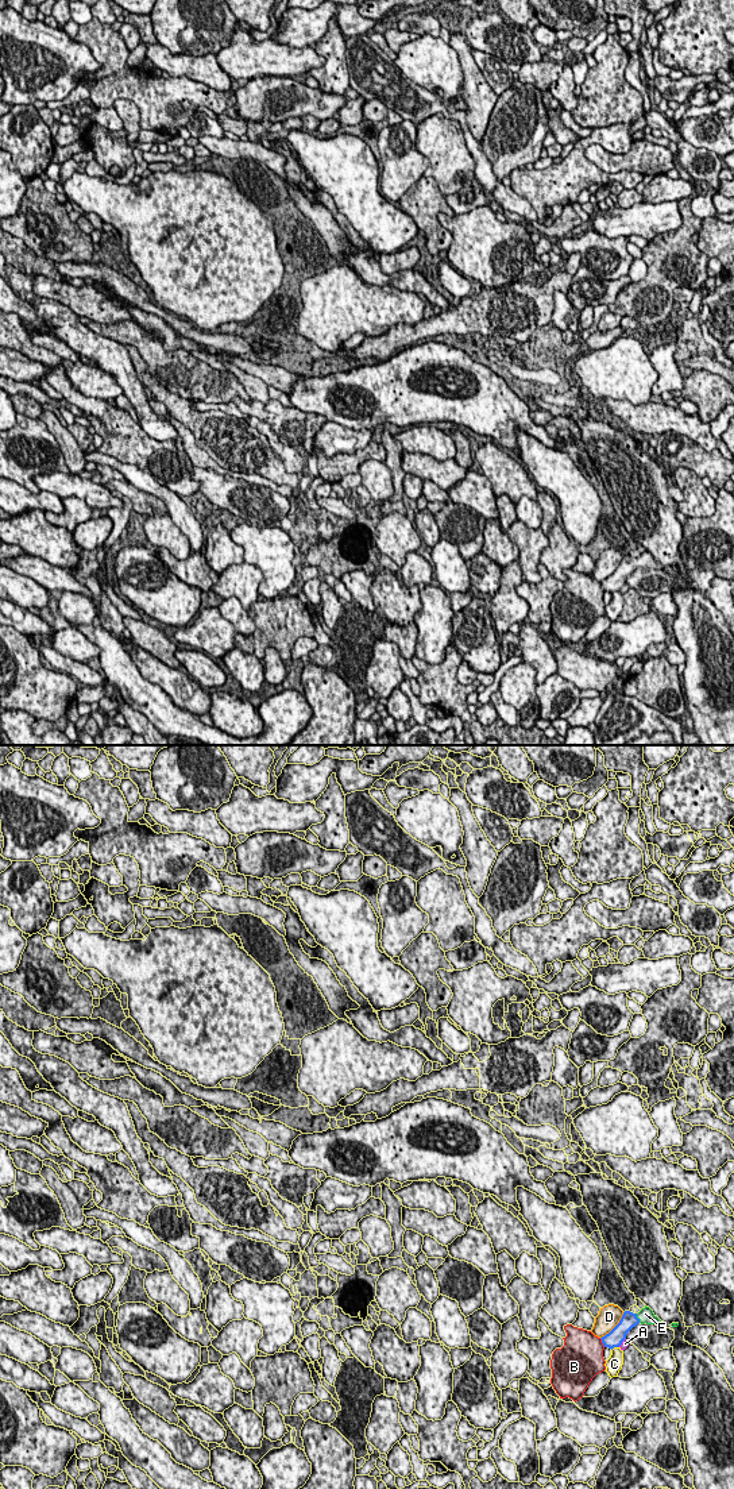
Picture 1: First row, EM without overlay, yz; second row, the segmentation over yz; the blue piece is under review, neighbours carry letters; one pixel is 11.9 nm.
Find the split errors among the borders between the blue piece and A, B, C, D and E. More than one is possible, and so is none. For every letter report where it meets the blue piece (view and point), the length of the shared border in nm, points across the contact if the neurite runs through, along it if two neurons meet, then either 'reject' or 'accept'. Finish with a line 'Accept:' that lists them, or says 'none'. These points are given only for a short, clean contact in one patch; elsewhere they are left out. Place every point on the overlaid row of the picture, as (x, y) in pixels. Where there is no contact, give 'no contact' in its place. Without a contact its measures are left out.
A: contact yz (622, 1341); length 140 nm; border yz (625, 1338), (618, 1346); reject
B: contact yz (602, 1342); length 130 nm; reject
C: contact yz (614, 1346); length 110 nm; reject
D: contact yz (615, 1326); length 420 nm; reject
E: contact yz (637, 1318); length 120 nm; way yz (629, 1319), (637, 1318), (645, 1315); accept
Accept: E

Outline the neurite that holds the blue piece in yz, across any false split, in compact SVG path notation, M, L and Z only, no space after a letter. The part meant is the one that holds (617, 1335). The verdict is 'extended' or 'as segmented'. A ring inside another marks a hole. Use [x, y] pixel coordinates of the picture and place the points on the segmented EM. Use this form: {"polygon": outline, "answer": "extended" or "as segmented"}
{"polygon": "M644 1307L638 1314L633 1314L630 1311L625 1311L619 1323L604 1336L602 1336L602 1343L604 1347L614 1349L619 1347L622 1342L626 1339L627 1332L636 1327L638 1323L644 1324L656 1324L656 1326L667 1326L667 1323L661 1322L649 1307Z", "answer": "extended"}

